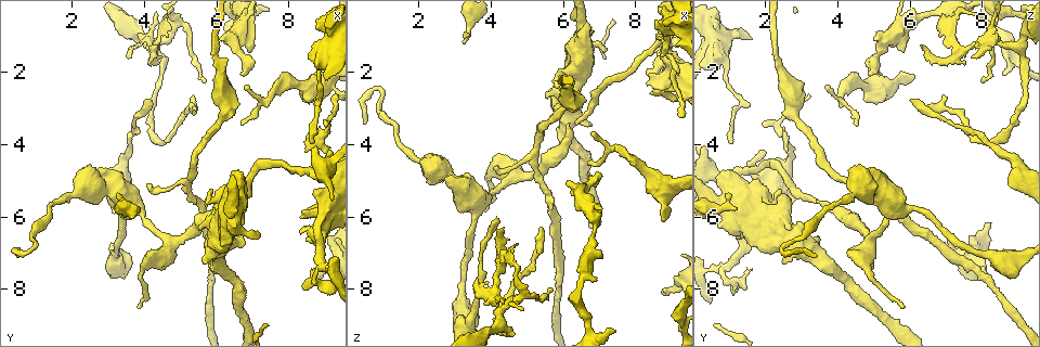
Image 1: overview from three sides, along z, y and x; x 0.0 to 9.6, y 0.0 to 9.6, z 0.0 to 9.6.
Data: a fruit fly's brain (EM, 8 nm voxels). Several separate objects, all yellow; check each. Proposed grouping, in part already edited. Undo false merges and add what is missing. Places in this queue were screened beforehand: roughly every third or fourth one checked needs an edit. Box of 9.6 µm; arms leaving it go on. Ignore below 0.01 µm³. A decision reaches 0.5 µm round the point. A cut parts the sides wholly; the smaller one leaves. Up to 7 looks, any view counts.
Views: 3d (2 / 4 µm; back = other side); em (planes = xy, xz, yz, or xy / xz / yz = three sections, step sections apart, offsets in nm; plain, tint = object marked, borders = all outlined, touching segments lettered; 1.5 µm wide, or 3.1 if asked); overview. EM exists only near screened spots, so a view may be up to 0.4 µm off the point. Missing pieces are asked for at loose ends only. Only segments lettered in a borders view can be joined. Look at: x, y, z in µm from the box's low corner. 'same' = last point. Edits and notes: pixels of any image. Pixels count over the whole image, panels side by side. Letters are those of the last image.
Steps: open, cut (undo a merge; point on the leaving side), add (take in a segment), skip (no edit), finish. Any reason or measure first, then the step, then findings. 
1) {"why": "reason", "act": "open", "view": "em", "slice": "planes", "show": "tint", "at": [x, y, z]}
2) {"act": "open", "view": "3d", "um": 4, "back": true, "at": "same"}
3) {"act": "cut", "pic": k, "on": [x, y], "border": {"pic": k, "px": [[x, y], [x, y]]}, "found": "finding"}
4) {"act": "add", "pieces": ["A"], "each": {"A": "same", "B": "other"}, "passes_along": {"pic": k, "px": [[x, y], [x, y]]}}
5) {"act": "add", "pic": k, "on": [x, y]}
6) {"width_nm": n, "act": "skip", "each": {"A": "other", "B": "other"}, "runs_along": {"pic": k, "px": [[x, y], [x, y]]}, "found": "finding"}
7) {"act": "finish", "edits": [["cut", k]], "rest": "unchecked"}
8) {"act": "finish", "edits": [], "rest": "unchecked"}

{"why": "an open end", "act": "open", "view": "3d", "um": 4, "at": [8.70, 2.15, 6.10]}

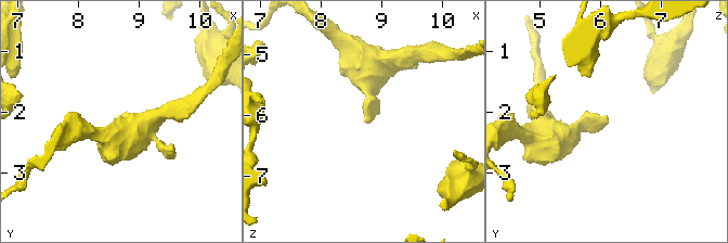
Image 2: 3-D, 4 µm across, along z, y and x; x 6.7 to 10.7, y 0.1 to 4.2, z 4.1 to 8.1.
{"act": "open", "view": "em", "slice": "planes", "show": "borders", "at": [8.75, 2.10, 6.15]}

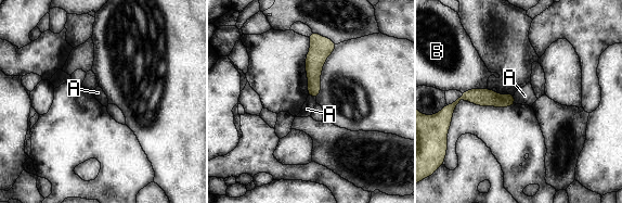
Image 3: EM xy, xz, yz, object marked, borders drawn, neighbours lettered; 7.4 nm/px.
{"width_nm": 100, "longest_contact_nm": ["B", 190], "act": "skip", "each": {"A": "other", "B": "other"}, "found": "no lettered segment goes on from it"}

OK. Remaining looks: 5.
{"why": "long arm stops here", "act": "open", "view": "em", "slice": "xy", "step": 8, "show": "tint", "at": [4.15, 2.75, 6.05]}

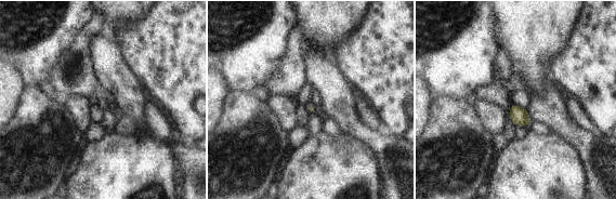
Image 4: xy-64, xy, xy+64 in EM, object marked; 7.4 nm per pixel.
{"why": "cut it another way", "act": "open", "view": "em", "slice": "planes", "show": "borders", "at": "same"}

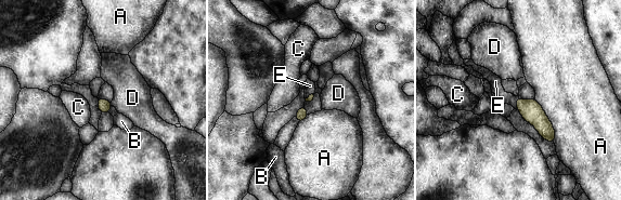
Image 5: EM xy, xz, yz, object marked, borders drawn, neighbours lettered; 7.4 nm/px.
{"act": "add", "pic": 5, "on": [495, 81], "each": {"A": "other", "B": "other", "C": "other", "D": "other", "E": "same"}, "passes_along": {"pic": 5, "px": [[531, 110], [516, 103], [495, 81]]}, "found": "it goes on there"}

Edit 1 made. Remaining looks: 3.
{"why": "see it whole again", "act": "open", "view": "overview"}

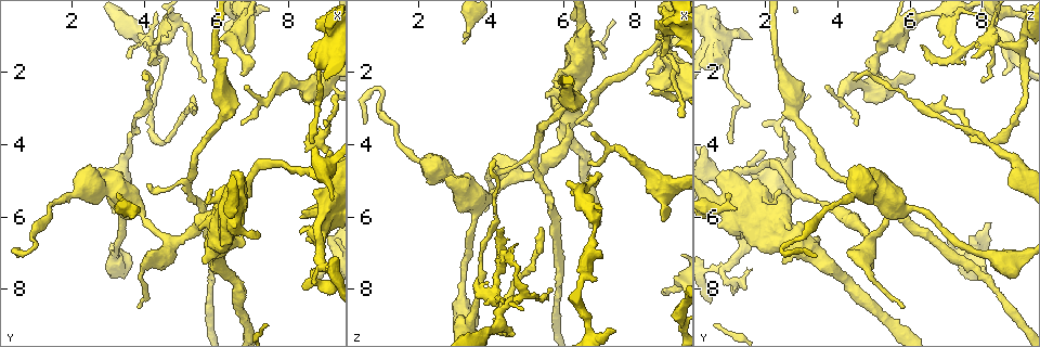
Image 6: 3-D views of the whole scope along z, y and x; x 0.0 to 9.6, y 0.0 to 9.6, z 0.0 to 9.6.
{"why": "end of a long branch", "act": "open", "view": "em", "slice": "planes", "show": "borders", "at": [4.10, 2.15, 4.40]}

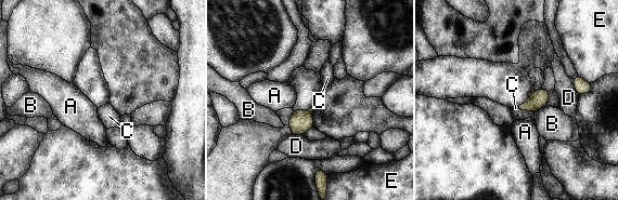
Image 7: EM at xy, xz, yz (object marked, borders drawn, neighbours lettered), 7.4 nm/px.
{"longest_contact_nm": ["D", 150], "act": "skip", "each": {"A": "other", "B": "other", "C": "other", "D": "other", "E": "other"}, "border": {"pic": 7, "px": [[518, 106], [533, 114]]}, "found": "no lettered segment goes on from it"}

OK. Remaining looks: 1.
{"act": "finish", "edits": [["add", 5]], "rest": "unchecked"}

